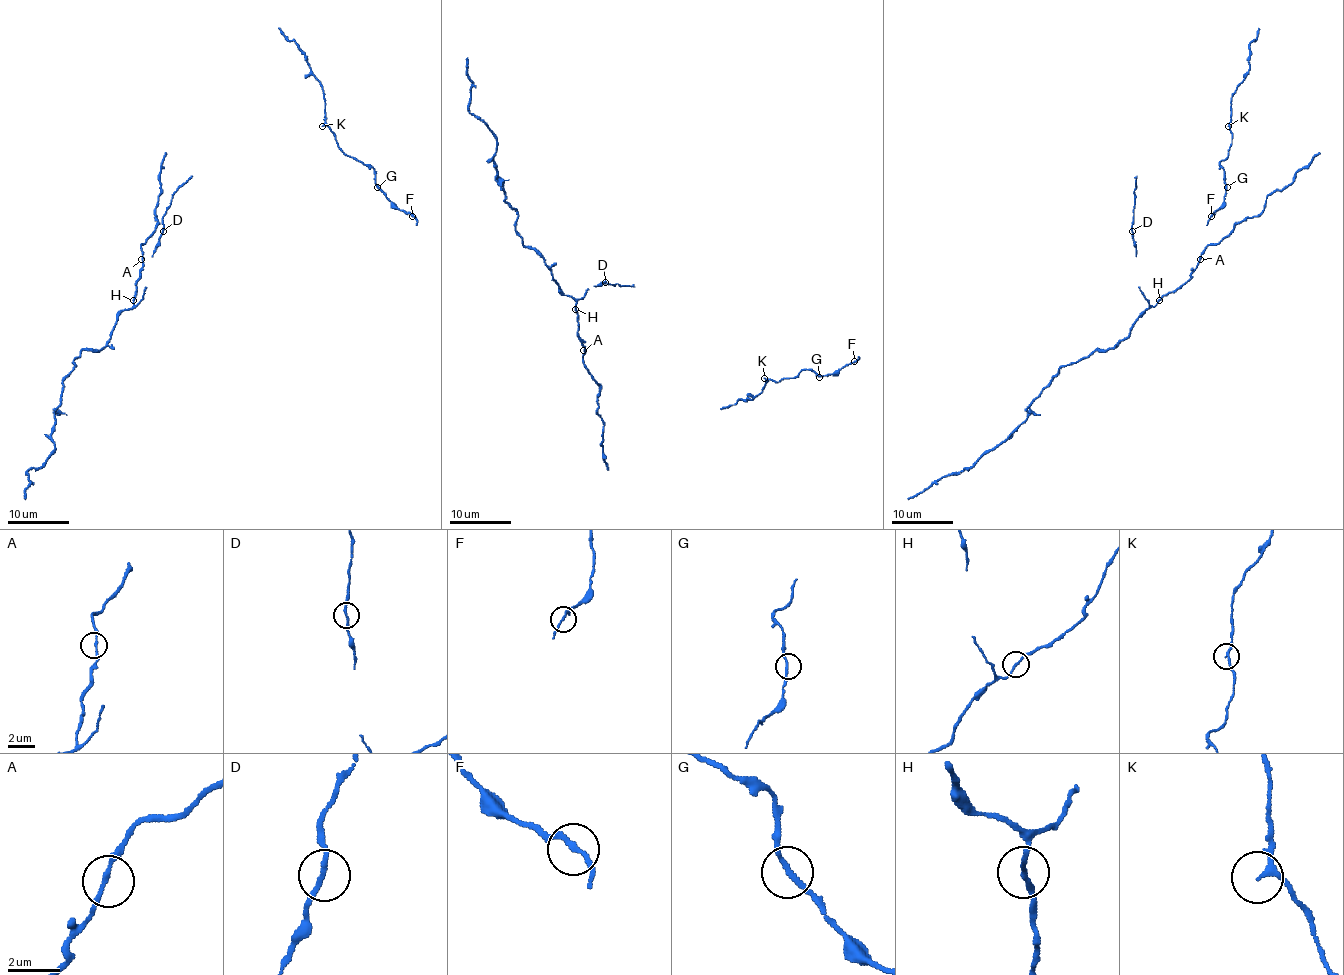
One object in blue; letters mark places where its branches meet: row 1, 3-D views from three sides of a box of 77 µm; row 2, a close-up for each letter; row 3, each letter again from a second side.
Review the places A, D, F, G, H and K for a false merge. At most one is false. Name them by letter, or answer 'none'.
none

